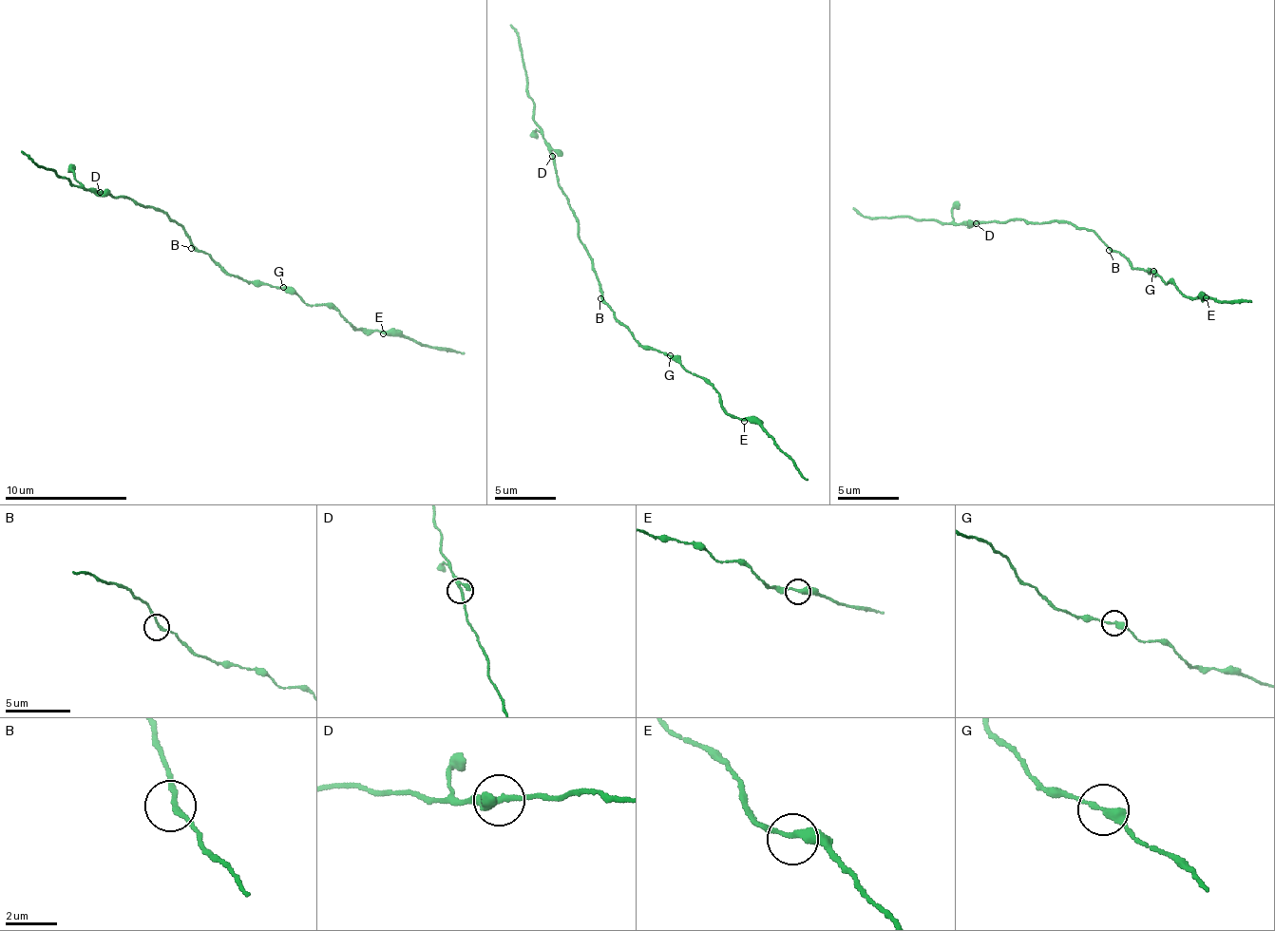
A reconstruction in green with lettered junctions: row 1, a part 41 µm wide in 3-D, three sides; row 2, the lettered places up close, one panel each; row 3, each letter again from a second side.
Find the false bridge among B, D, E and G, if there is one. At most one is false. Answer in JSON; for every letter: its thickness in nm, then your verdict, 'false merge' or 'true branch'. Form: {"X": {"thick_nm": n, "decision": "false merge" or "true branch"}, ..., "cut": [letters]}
{"B": {"thick_nm": 160, "decision": "true branch"}, "D": {"thick_nm": 200, "decision": "true branch"}, "E": {"thick_nm": 280, "decision": "true branch"}, "G": {"thick_nm": 280, "decision": "true branch"}, "cut": []}

